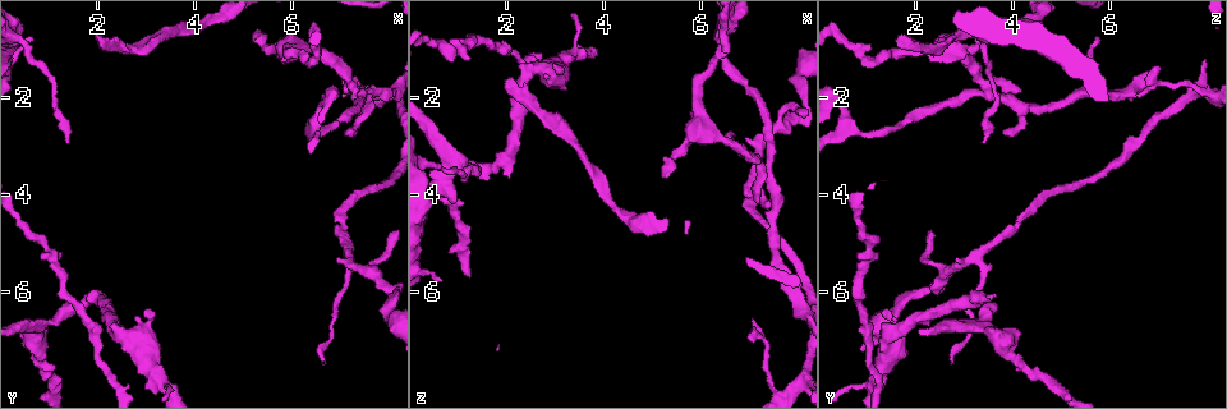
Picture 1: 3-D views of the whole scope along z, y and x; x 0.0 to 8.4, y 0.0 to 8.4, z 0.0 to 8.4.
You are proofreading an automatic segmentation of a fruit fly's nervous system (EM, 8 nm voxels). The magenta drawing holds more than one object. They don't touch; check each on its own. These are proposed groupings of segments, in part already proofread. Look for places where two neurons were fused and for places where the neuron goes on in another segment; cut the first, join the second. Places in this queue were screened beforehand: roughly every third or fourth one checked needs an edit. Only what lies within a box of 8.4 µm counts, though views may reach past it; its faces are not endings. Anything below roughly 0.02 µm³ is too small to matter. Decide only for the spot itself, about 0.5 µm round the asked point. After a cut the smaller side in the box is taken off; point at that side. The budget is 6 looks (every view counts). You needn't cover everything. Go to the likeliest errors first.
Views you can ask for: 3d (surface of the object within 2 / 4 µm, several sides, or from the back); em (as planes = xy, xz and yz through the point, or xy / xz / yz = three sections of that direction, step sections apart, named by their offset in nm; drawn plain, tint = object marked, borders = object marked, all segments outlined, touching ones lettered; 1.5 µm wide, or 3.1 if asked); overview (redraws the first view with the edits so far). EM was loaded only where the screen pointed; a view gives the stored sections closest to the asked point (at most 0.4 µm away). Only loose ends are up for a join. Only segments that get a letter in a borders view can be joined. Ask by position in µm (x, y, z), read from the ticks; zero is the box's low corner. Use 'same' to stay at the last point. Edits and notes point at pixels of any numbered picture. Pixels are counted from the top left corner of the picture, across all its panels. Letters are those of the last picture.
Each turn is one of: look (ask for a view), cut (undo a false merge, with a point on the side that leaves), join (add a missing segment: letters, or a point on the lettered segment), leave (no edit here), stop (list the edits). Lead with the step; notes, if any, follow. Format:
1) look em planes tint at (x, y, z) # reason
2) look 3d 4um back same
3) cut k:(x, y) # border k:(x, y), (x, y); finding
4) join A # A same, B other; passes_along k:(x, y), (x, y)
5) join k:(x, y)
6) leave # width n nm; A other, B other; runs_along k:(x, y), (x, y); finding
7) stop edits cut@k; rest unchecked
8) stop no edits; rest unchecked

look em yz step 4 tint at (2.00, 0.75, 1.65) # an open end

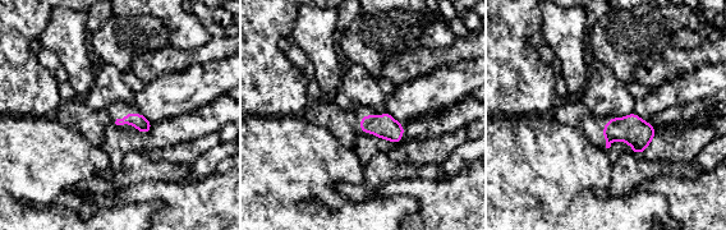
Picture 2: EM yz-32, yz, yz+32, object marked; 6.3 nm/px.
look em planes borders same # cut it another way

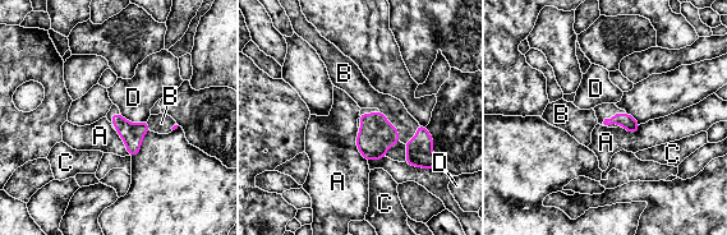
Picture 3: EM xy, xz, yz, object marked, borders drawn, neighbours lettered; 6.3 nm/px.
join B # A other, B same, C other, D other; passes_along 3:(377, 134), (392, 124), (366, 96); it goes on there

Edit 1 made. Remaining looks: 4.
look overview # see it whole again

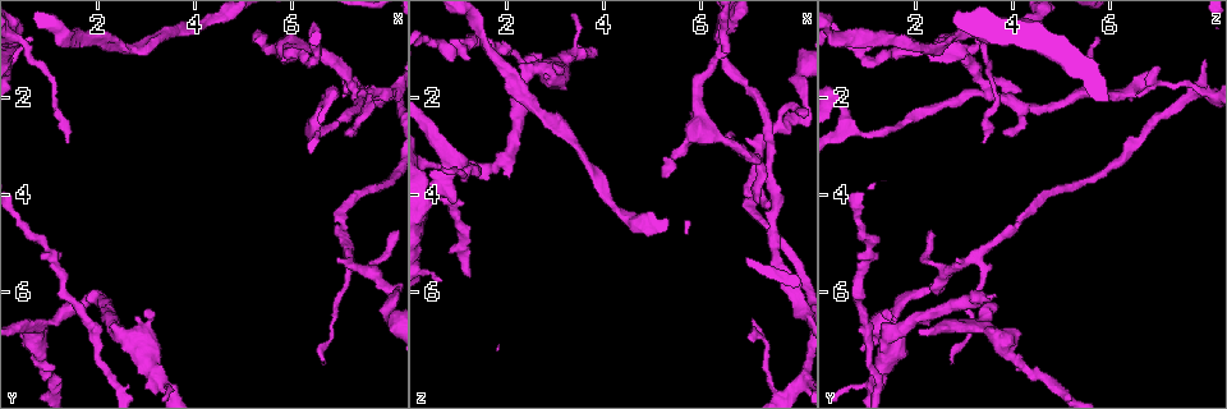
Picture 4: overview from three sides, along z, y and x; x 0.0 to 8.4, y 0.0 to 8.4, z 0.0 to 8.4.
look 3d 2um at (7.30, 1.85, 3.50) # abrupt turn

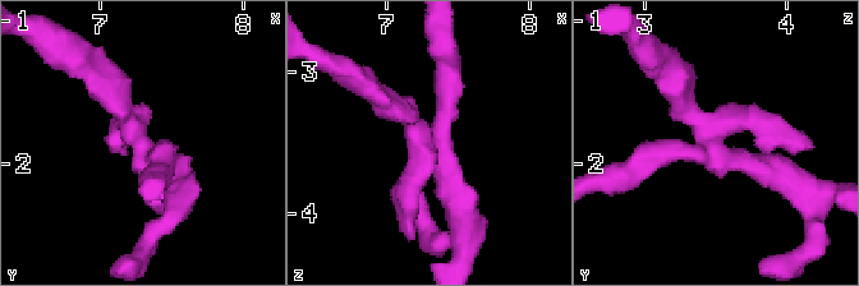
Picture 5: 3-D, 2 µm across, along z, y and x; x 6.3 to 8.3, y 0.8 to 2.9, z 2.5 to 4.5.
look em planes tint at (7.32, 1.90, 3.50) # now the EM

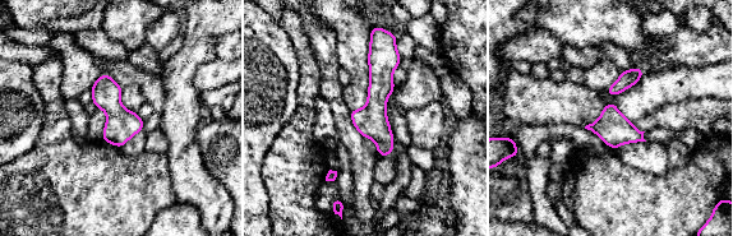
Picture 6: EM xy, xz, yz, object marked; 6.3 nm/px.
look em planes borders same # see the neighbours

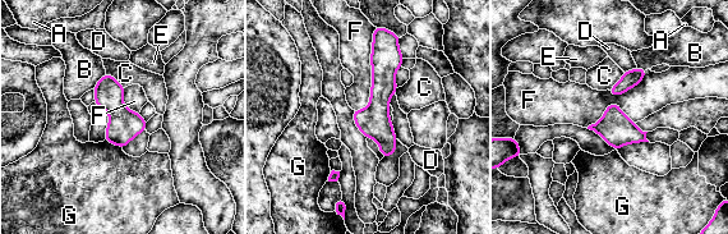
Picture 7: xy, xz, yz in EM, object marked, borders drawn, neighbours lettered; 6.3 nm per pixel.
leave # A other, B other, C other, D other, E other, F other, G other; one neuron here

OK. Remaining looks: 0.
stop edits join@3; rest unchecked

